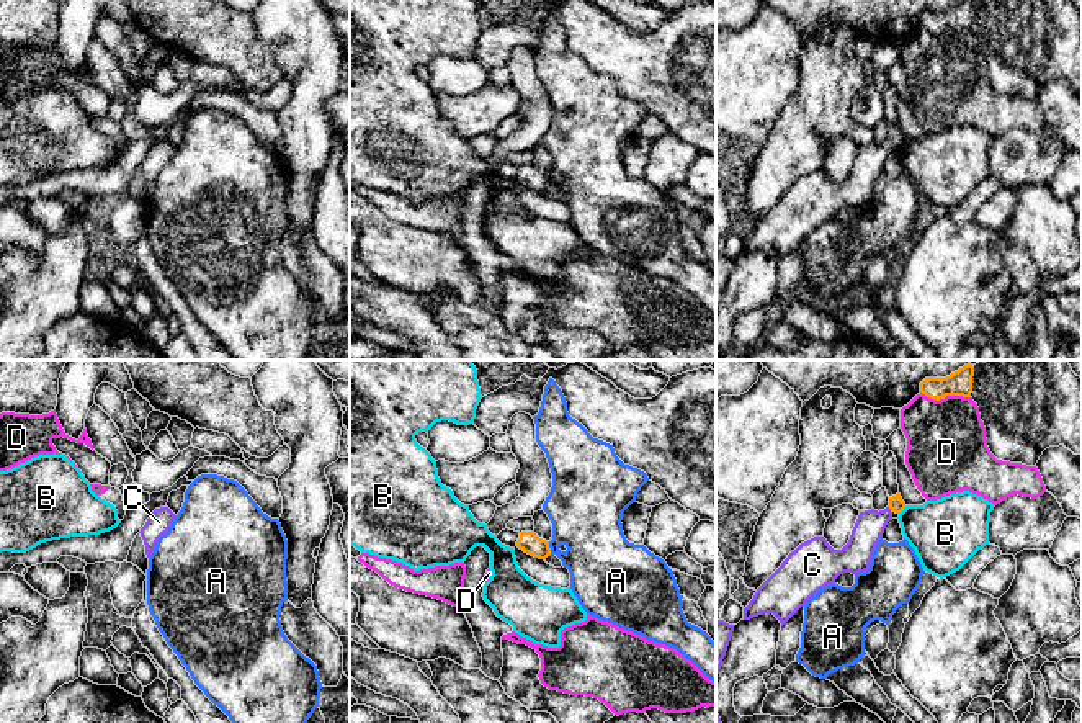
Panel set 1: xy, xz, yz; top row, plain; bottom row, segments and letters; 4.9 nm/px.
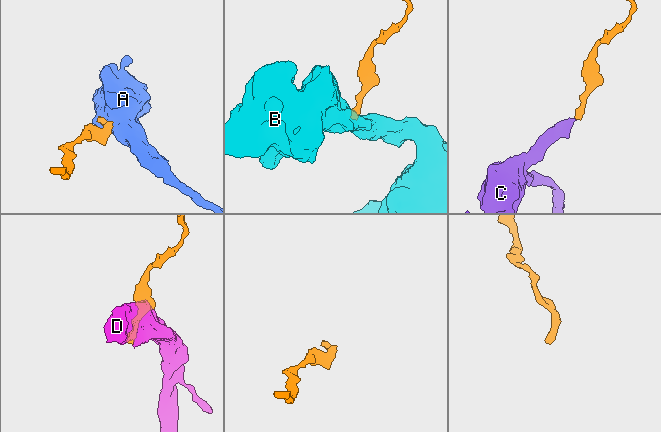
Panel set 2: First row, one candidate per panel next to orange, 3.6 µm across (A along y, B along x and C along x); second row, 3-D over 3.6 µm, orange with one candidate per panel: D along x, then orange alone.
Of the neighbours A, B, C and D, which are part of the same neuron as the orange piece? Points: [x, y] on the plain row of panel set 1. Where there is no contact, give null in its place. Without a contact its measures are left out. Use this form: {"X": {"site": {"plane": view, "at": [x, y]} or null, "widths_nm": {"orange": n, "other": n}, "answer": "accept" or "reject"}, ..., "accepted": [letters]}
{"A": {"site": {"plane": "xz", "at": [549, 182]}, "widths_nm": {"orange": 100, "other": 360}, "answer": "reject"}, "B": {"site": {"plane": "yz", "at": [903, 143]}, "widths_nm": {"orange": 80, "other": 340}, "answer": "reject"}, "C": {"site": {"plane": "yz", "at": [889, 141]}, "widths_nm": {"orange": 80, "other": 150}, "answer": "accept"}, "D": {"site": {"plane": "yz", "at": [945, 30]}, "widths_nm": {"orange": 130, "other": 400}, "answer": "reject"}, "accepted": ["C"]}

